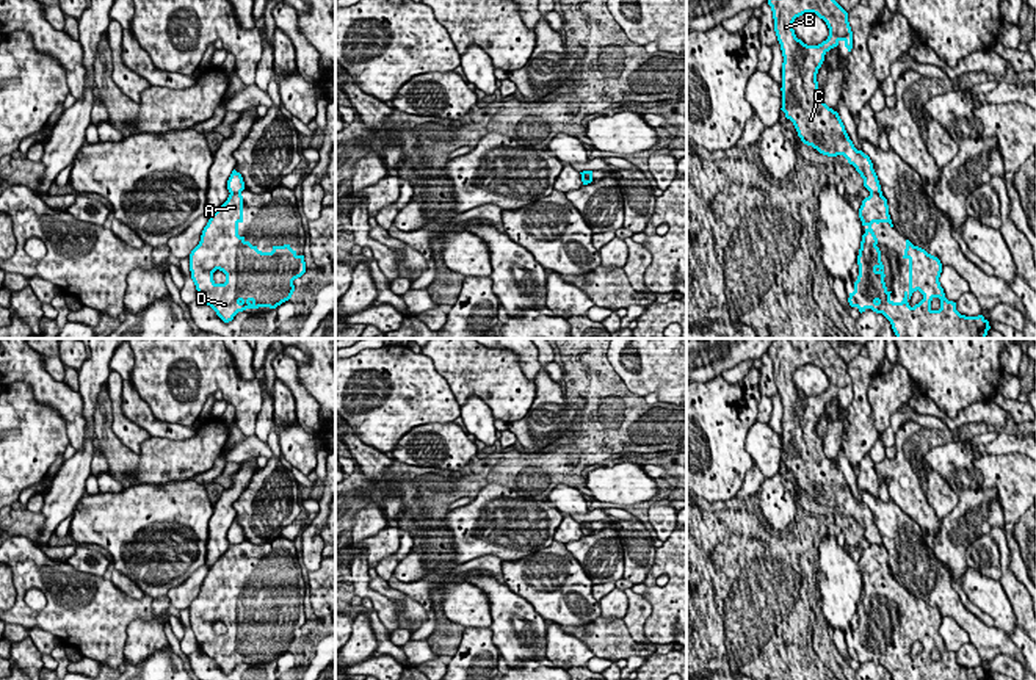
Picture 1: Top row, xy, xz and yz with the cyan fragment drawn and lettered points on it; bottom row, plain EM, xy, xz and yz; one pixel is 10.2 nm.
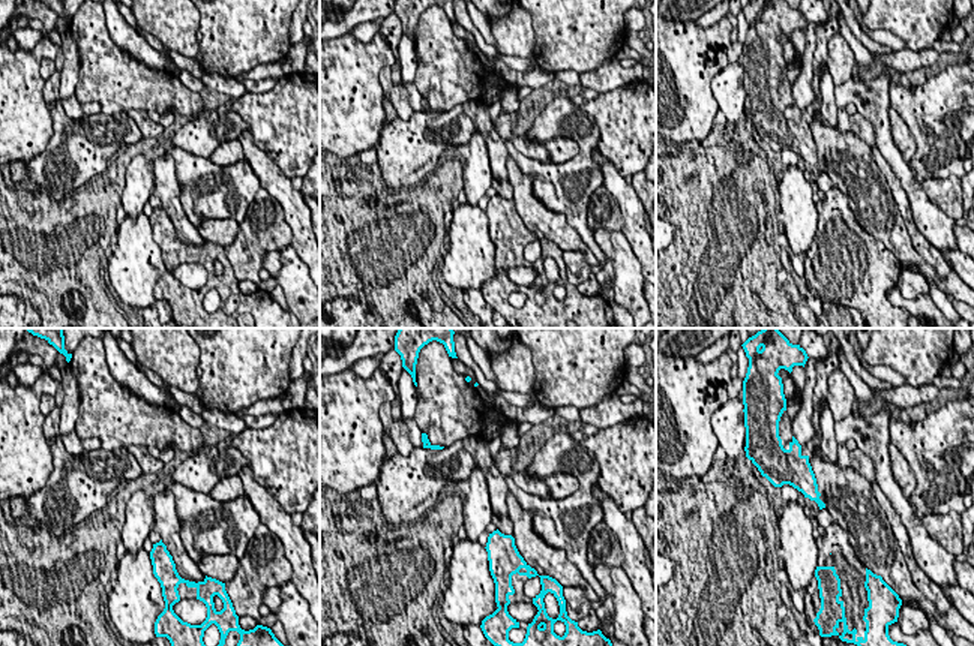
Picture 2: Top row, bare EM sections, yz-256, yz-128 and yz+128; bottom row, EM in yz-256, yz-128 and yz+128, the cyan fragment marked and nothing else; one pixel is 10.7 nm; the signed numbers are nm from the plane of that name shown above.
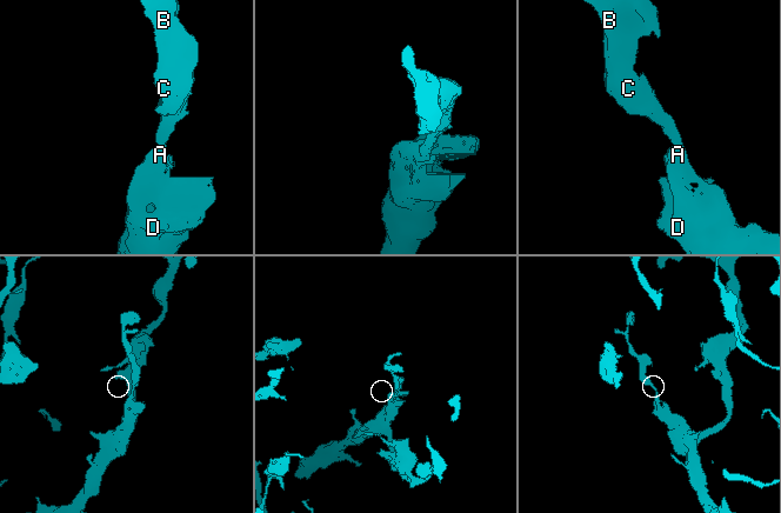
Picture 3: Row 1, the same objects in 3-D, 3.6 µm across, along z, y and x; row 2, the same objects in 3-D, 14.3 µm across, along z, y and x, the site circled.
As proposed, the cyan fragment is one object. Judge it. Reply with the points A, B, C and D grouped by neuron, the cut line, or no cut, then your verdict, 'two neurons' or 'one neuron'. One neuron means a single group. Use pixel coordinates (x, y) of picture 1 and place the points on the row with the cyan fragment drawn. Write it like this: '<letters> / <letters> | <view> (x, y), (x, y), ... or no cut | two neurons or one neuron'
A D / B C | yz (870, 191), (881, 195) | two neurons

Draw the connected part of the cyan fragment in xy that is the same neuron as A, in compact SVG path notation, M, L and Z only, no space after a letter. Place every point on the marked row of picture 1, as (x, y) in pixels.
M241 193L210 216L199 244L190 254L191 279L199 299L229 323L246 309L276 309L295 291L293 280L306 273L304 255L290 244L262 252L238 235L243 222Z

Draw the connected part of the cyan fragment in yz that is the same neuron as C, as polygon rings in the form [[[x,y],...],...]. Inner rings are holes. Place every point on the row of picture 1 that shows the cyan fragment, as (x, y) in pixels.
[[[768,0],[773,11],[774,31],[781,44],[784,63],[782,63],[782,111],[785,118],[790,119],[798,132],[801,141],[812,146],[820,154],[828,157],[843,155],[849,165],[864,179],[864,186],[870,193],[882,194],[878,175],[873,169],[873,163],[868,155],[857,150],[849,139],[845,125],[837,111],[829,108],[823,99],[818,96],[817,74],[824,61],[824,55],[839,45],[840,41],[845,42],[848,52],[853,49],[853,31],[848,22],[848,13],[835,0]],[[813,13],[823,19],[829,28],[829,36],[818,45],[807,45],[796,38],[793,30],[793,22],[796,17]]]

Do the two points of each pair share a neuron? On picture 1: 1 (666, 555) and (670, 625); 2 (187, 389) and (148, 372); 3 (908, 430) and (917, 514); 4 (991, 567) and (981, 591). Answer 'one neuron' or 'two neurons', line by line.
1: one neuron
2: one neuron
3: one neuron
4: two neurons

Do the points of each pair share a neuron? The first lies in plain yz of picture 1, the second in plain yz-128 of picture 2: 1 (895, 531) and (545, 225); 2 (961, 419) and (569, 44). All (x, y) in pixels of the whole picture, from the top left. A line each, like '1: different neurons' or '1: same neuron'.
1: same neuron
2: different neurons

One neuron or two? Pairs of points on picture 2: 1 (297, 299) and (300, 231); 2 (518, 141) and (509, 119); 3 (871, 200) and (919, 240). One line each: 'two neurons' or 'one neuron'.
1: two neurons
2: one neuron
3: two neurons

